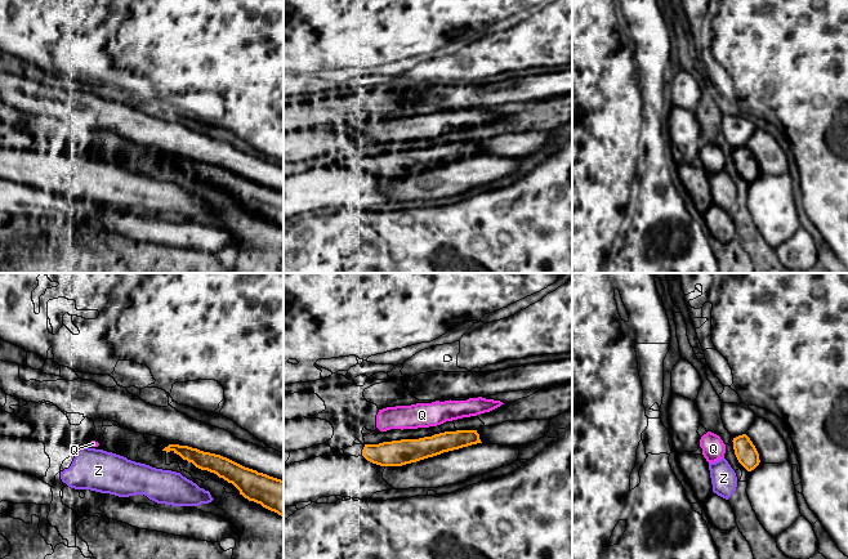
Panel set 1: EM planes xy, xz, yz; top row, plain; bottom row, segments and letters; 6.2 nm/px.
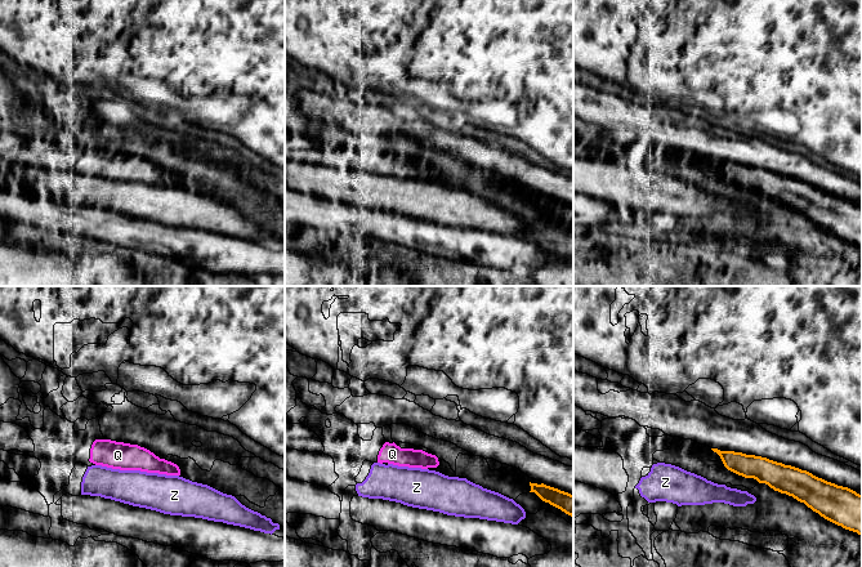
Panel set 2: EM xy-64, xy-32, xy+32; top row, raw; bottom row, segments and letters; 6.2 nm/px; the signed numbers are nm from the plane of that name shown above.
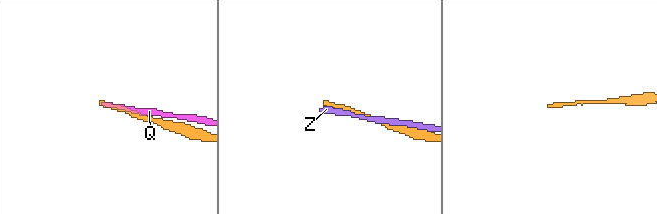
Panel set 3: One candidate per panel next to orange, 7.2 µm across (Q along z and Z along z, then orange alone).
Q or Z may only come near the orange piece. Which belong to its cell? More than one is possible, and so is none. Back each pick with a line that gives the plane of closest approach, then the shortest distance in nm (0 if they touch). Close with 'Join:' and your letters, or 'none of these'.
Join: none of these

